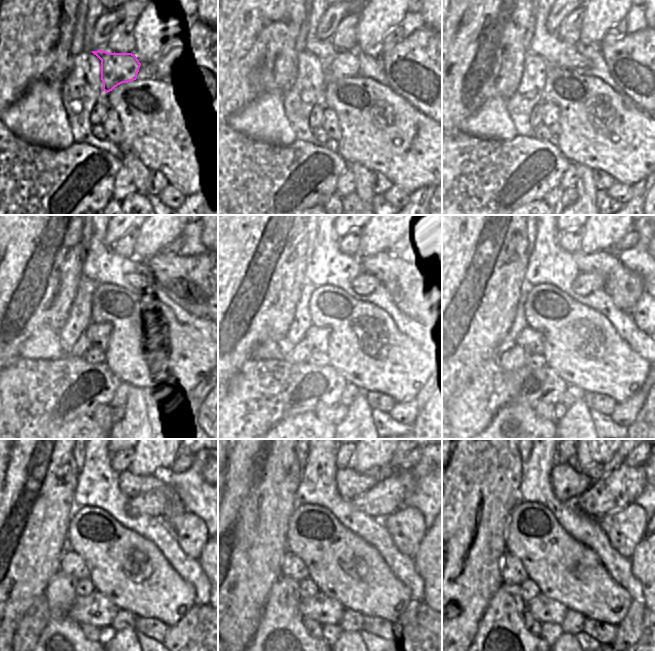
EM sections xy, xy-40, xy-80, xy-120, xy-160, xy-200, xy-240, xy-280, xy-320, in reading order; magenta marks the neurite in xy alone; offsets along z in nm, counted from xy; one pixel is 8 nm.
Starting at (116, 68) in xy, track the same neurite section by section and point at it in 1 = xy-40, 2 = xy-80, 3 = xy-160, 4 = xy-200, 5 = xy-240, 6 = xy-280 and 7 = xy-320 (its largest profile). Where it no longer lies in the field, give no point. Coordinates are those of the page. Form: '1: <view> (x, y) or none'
1: xy-40 (336, 66)
2: xy-80 (570, 60)
3: xy-160 (361, 283)
4: xy-200 (581, 283)
5: xy-240 (154, 503)
6: xy-280 (389, 494)
7: xy-320 (622, 486)

